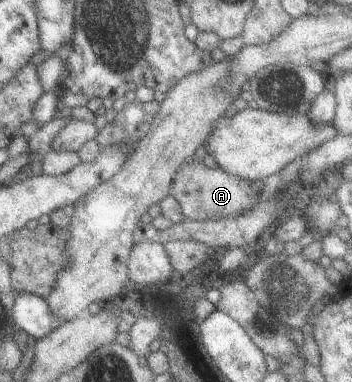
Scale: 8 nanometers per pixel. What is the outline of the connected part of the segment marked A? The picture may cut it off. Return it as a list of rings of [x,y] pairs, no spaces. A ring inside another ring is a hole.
[[[193,158],[186,163],[182,163],[177,170],[177,173],[172,177],[169,195],[178,203],[181,215],[191,221],[205,221],[210,219],[221,219],[233,217],[240,214],[244,209],[251,207],[260,190],[265,188],[264,181],[248,181],[228,174],[225,170],[217,168],[206,168],[202,162],[196,162]]]

